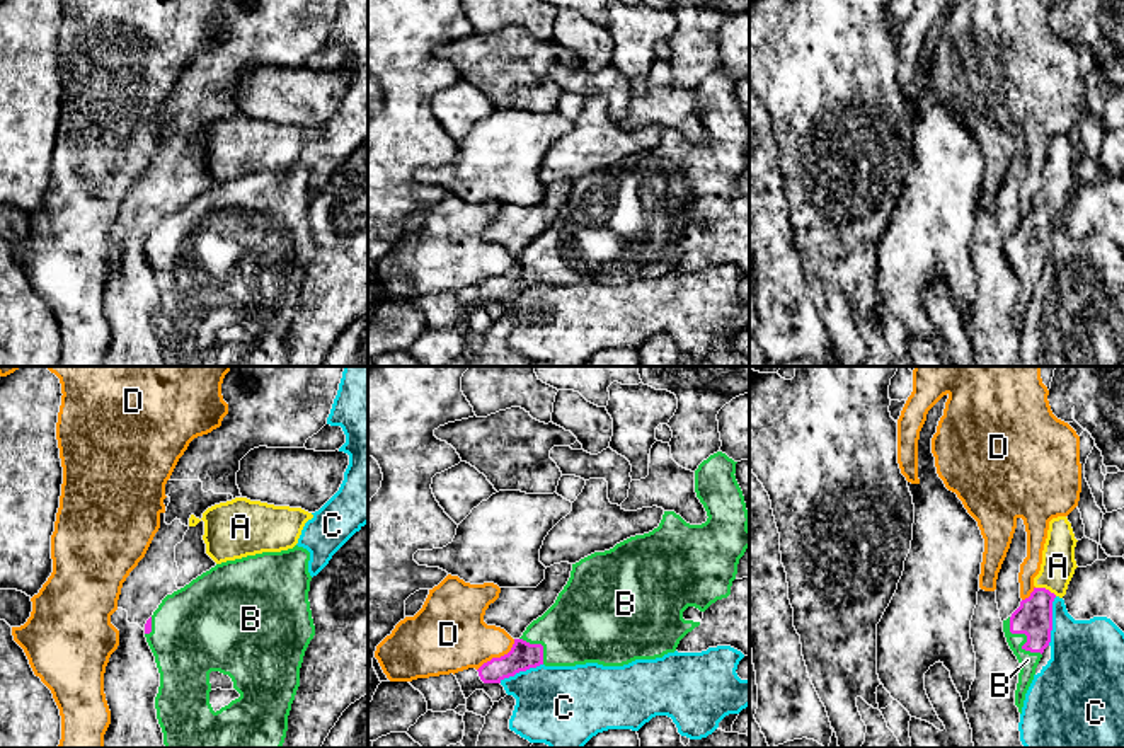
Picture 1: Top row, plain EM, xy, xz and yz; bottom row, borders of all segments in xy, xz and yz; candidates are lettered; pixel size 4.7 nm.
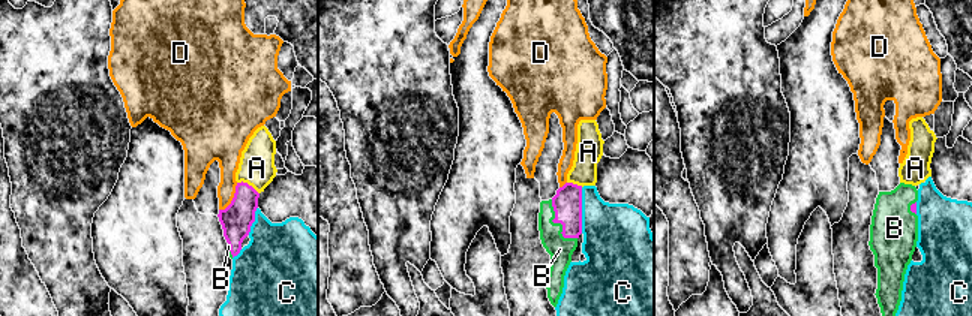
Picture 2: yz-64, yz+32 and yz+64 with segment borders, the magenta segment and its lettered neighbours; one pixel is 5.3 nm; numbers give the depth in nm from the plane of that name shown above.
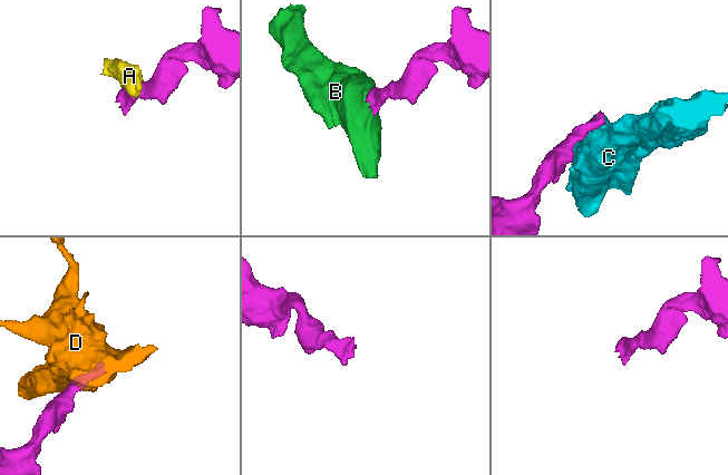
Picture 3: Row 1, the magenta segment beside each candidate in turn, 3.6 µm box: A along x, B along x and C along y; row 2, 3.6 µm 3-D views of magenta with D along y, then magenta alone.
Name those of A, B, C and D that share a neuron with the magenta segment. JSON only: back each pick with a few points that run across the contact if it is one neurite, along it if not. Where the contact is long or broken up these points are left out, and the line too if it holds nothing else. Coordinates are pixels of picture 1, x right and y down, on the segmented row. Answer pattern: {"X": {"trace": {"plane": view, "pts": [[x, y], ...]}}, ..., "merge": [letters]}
{"B": {"trace": {"plane": "yz", "pts": [[1034, 617], [1026, 634], [1022, 646], [1027, 660]]}}, "merge": ["B"]}

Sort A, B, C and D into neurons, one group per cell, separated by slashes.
A / B / C / D

